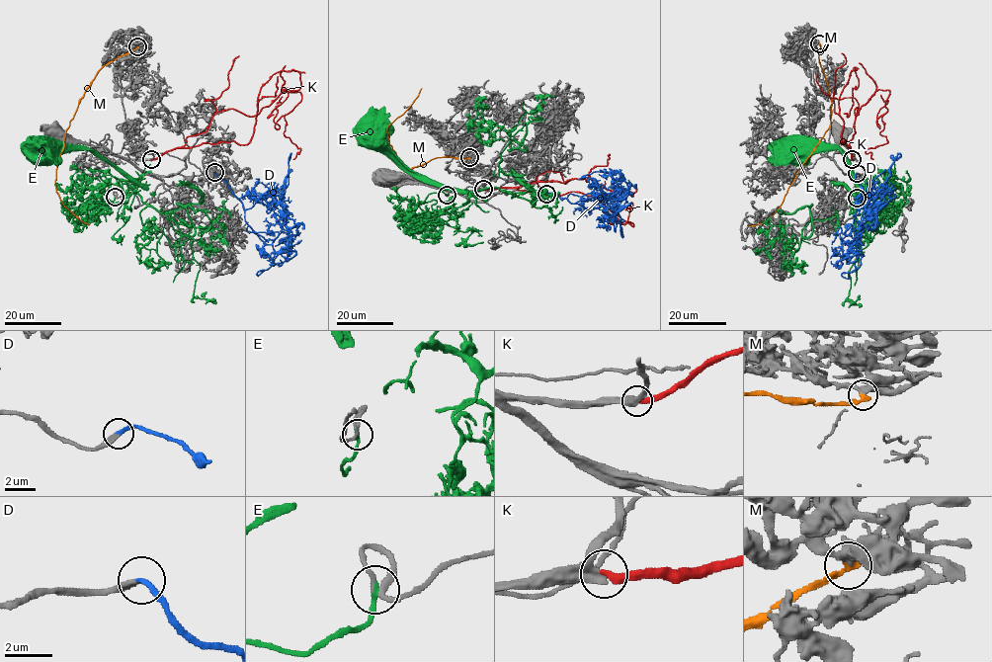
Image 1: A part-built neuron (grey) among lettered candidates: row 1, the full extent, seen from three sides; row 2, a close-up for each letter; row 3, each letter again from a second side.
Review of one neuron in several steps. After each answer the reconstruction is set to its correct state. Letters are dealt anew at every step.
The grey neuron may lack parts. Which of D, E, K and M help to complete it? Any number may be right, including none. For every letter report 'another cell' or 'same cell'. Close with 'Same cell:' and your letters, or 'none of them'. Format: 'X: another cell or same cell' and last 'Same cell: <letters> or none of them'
D: same cell
E: another cell
K: same cell
M: another cell
Same cell: D, K

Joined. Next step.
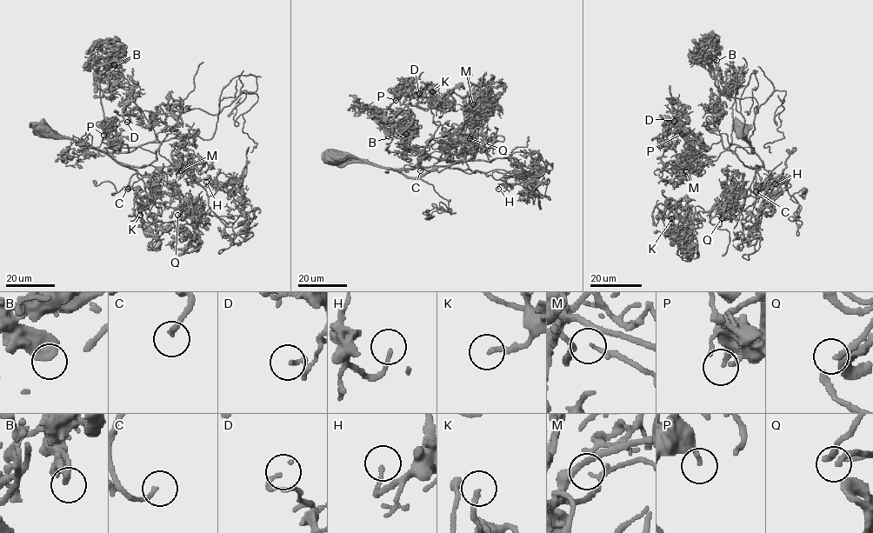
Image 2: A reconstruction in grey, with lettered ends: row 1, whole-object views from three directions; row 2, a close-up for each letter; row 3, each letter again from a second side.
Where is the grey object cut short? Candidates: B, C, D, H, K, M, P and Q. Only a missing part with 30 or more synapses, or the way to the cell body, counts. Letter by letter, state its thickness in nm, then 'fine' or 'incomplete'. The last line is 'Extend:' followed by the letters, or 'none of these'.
B: 440 nm | fine
C: 170 nm | incomplete
D: 200 nm | fine
H: 140 nm | fine
K: 200 nm | incomplete
M: 170 nm | fine
P: 220 nm | fine
Q: 130 nm | fine
Extend: C, K

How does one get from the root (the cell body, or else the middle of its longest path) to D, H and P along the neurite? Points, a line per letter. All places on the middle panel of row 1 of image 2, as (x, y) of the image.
D: (334, 154), (380, 167), (415, 168), (419, 153), (394, 137), (410, 125), (407, 104), (423, 103), (419, 93)
H: (334, 154), (412, 177), (440, 166), (488, 175), (513, 170), (505, 178), (509, 185), (498, 189)
P: (334, 154), (415, 168), (419, 153), (394, 137), (412, 121), (401, 94), (396, 100)

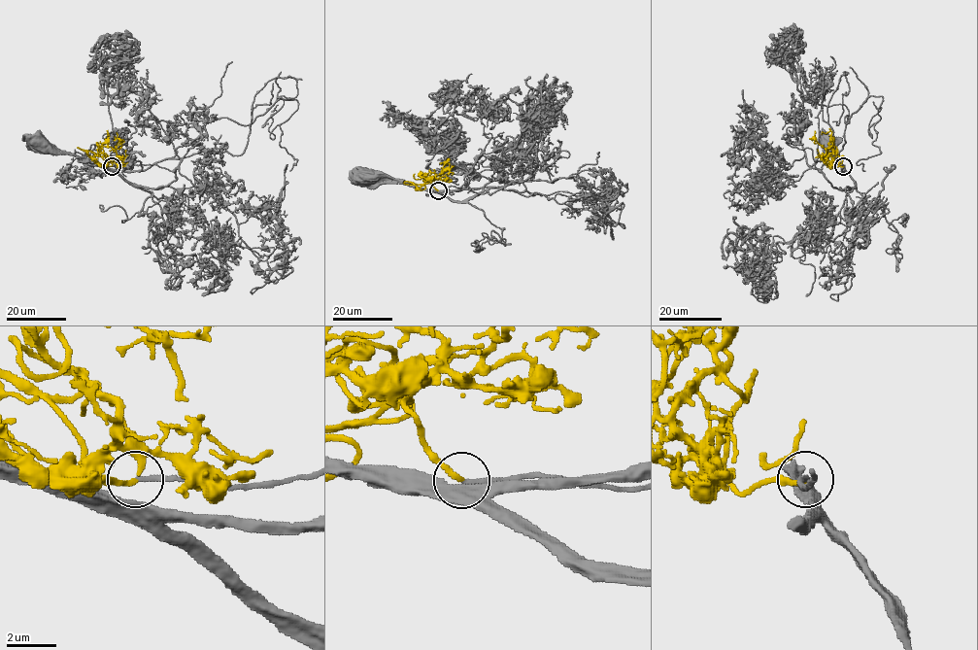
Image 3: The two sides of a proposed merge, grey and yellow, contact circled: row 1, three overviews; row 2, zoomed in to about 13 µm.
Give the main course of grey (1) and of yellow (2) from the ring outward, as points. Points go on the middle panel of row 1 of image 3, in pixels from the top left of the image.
1: (437, 190), (460, 190), (469, 180), (463, 188), (428, 190), (404, 182), (375, 177), (369, 172), (364, 173)
2: (437, 190), (427, 179), (437, 178), (452, 165)

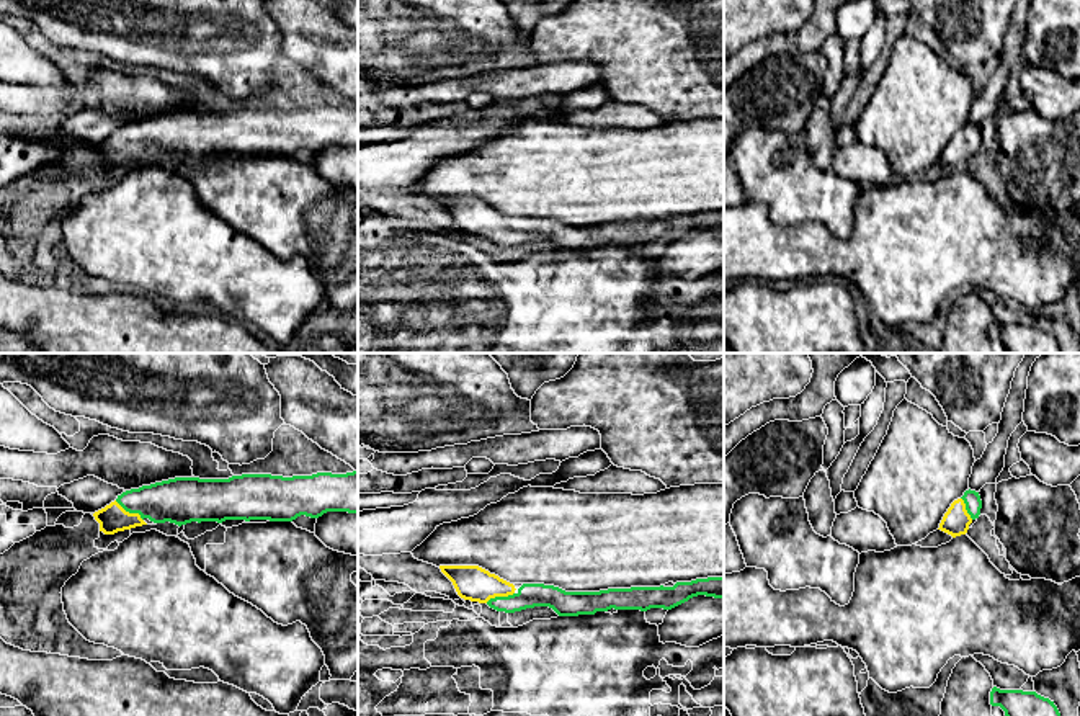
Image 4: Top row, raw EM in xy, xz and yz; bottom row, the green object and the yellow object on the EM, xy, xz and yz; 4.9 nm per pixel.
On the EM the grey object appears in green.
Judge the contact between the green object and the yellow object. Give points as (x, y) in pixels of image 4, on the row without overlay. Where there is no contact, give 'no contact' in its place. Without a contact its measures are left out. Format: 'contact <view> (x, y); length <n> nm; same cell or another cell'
contact xy (129, 146); length 170 nm; same cell

